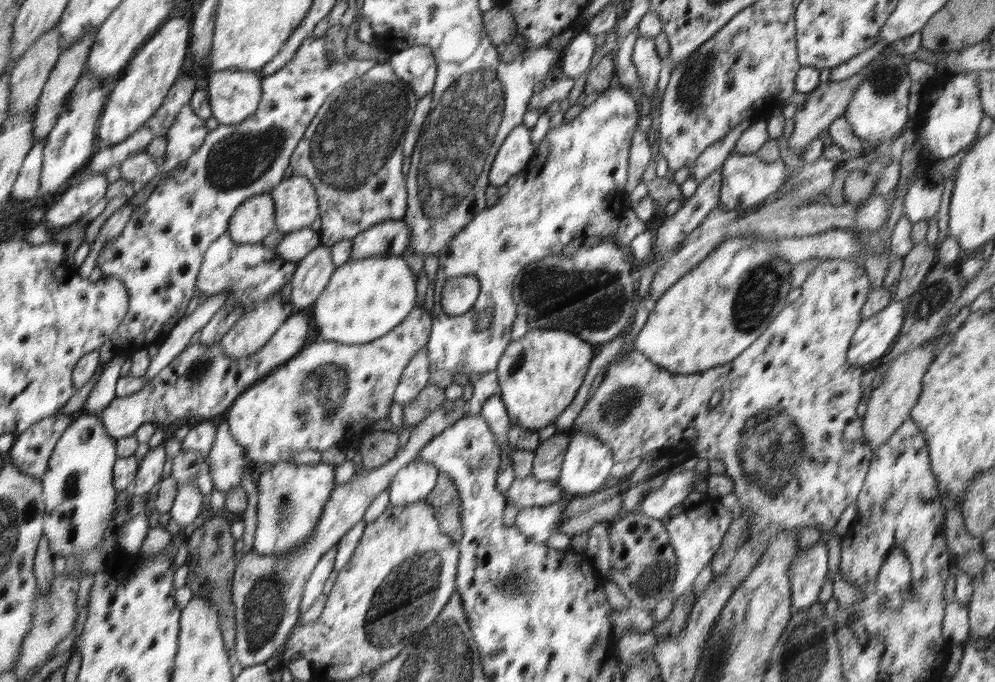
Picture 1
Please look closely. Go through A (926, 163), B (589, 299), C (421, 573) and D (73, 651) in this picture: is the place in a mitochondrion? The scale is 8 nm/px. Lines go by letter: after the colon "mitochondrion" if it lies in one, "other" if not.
A: other
B: mitochondrion
C: mitochondrion
D: other

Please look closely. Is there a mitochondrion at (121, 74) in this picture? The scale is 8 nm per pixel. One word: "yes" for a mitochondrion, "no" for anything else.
no

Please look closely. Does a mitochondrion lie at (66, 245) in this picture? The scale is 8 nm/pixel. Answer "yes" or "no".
no

